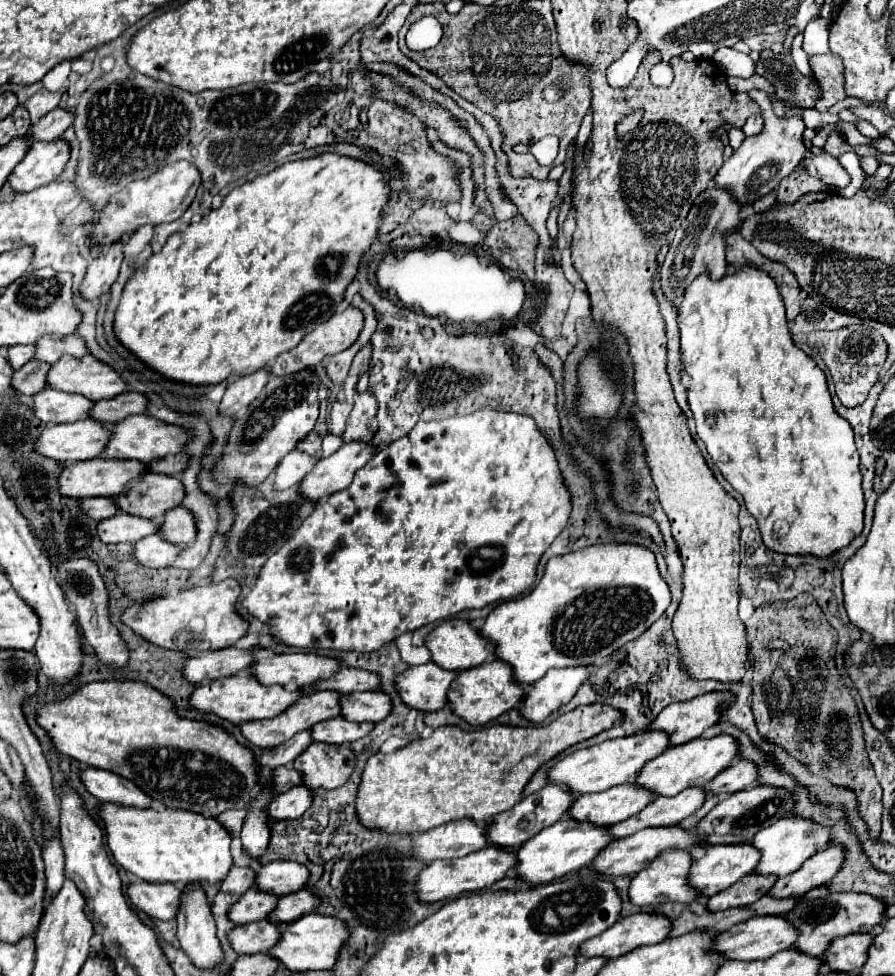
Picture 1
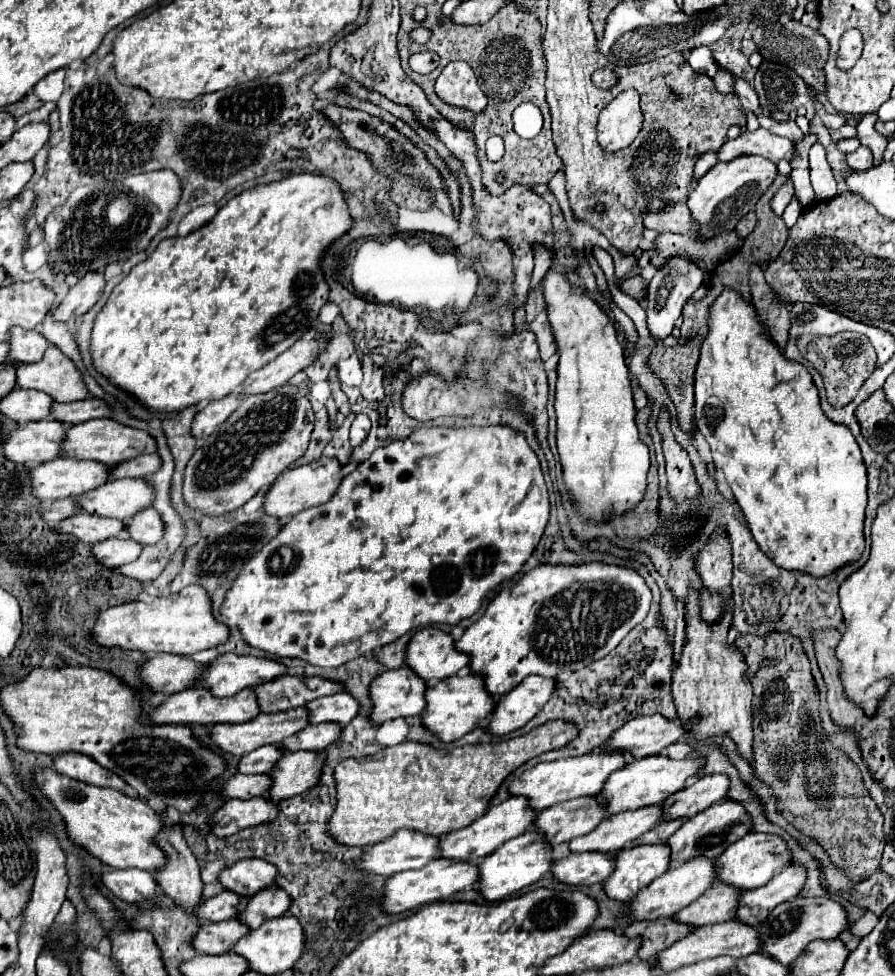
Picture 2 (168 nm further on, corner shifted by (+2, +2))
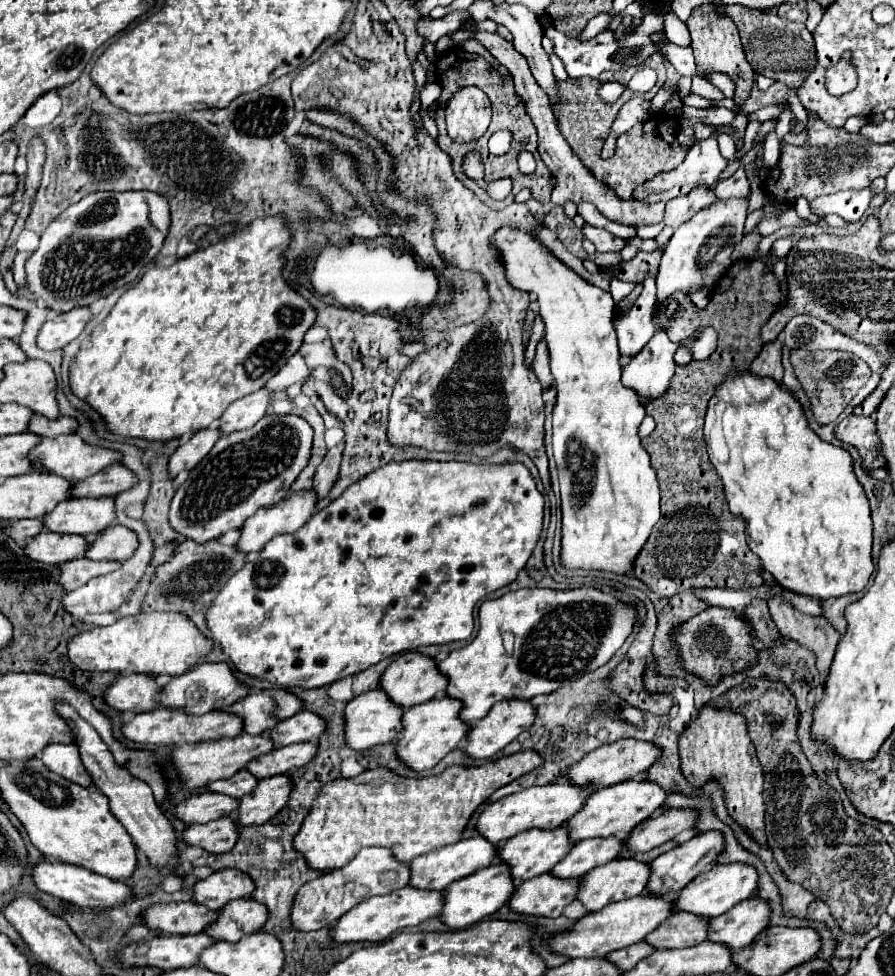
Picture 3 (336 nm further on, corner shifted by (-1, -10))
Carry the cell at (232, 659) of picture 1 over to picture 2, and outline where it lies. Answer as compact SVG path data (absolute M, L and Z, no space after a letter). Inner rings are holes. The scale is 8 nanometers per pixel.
M153 655L141 667L141 679L155 693L177 693L197 683L197 675L201 675L205 663L193 661L183 655Z

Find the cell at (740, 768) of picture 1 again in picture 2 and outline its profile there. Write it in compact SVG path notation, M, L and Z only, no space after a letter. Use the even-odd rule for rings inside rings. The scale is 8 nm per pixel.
M703 775L691 787L677 791L673 797L663 801L665 805L665 819L689 819L699 811L711 807L713 803L721 801L729 791L731 779L727 775Z

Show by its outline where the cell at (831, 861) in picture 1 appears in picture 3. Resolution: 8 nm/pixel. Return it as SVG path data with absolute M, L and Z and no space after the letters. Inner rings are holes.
M758 897L746 899L732 907L728 913L708 923L708 941L726 945L732 951L750 945L756 933L762 933L766 929L768 915L770 909L766 901Z

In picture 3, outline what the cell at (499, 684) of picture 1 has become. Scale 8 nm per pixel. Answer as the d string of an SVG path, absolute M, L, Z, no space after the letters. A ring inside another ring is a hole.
M442 697L436 701L428 701L424 705L416 705L406 709L402 715L402 737L396 739L396 755L398 759L412 771L432 769L446 753L456 749L460 741L468 733L468 725L460 721L460 701L452 701L450 697Z

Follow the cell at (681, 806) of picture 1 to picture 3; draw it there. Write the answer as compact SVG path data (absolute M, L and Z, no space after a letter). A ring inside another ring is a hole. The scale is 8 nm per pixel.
M596 837L588 841L578 841L564 859L560 859L550 871L558 879L582 877L596 865L604 865L622 851L624 839L618 837Z

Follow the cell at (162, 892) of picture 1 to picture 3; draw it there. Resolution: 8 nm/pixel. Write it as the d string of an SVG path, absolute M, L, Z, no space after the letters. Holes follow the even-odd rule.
M46 857L36 867L32 867L32 879L40 891L44 891L56 899L62 899L66 903L78 905L80 909L108 909L108 905L120 905L128 897L132 897L130 887L124 885L122 881L102 877L98 873L92 873L78 865L56 861L52 857Z

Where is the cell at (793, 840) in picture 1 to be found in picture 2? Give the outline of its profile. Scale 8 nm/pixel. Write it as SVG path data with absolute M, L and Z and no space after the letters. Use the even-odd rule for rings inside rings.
M751 831L737 843L729 845L729 849L725 849L725 853L717 861L719 861L719 881L721 883L729 883L739 889L757 889L769 883L779 873L779 869L791 863L791 849L779 835Z

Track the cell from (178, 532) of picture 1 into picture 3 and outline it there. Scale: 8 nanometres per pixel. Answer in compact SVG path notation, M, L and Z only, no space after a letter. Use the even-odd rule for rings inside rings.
M112 525L98 533L92 545L86 549L84 557L94 561L126 561L136 549L136 535L122 525Z

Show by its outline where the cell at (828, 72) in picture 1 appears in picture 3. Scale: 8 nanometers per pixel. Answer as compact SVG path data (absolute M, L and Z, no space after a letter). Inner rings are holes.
M718 5L718 15L728 15L736 23L746 59L754 73L772 77L774 81L782 81L794 89L800 87L800 81L804 81L810 65L816 61L814 39L804 23L792 23L778 17L776 13L766 15L754 9L744 9L742 5ZM776 73L784 77L776 77Z

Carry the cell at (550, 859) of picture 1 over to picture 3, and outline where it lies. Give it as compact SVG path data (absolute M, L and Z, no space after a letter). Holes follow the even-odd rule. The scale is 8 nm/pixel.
M492 863L490 867L484 867L464 879L458 879L444 889L444 893L442 893L444 905L440 911L440 919L450 929L470 927L478 921L482 921L484 917L496 913L508 901L512 891L514 891L514 883L512 883L512 877L508 877L508 865Z

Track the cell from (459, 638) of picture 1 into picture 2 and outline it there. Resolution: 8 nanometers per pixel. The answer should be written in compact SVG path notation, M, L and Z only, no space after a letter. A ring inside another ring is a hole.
M437 627L421 629L407 645L407 665L425 681L439 681L469 665L469 655L455 649L455 639Z

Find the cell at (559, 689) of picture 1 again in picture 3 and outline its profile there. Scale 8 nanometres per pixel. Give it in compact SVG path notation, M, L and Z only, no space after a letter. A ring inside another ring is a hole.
M500 701L500 703L492 705L492 709L488 711L486 717L482 717L480 721L476 721L470 727L470 731L466 735L468 743L462 747L462 751L472 759L490 759L494 753L498 753L510 741L514 741L522 731L526 731L532 725L534 717L536 717L536 711L530 705L530 701Z

